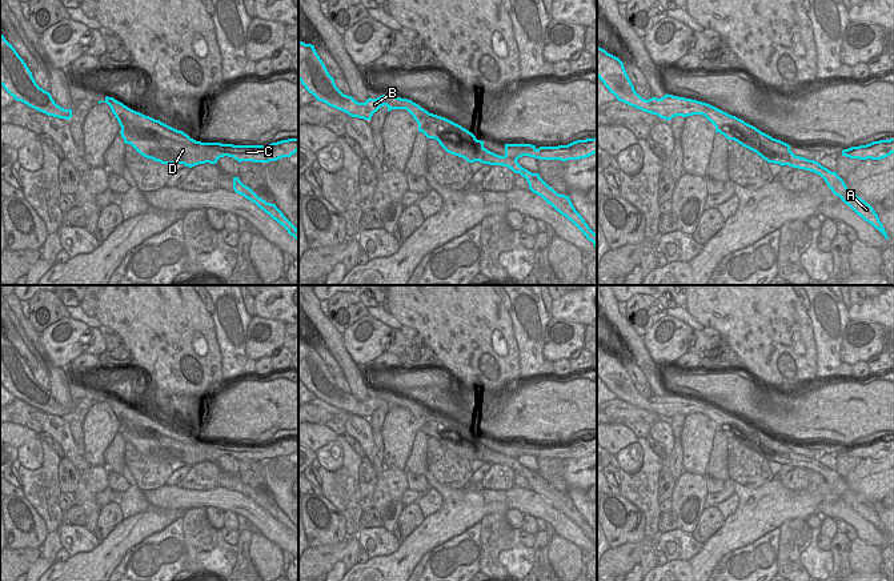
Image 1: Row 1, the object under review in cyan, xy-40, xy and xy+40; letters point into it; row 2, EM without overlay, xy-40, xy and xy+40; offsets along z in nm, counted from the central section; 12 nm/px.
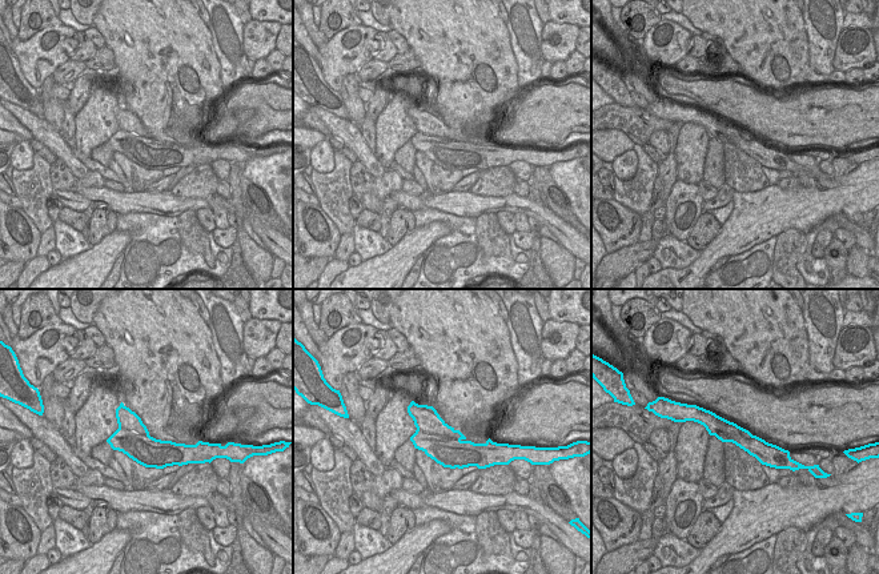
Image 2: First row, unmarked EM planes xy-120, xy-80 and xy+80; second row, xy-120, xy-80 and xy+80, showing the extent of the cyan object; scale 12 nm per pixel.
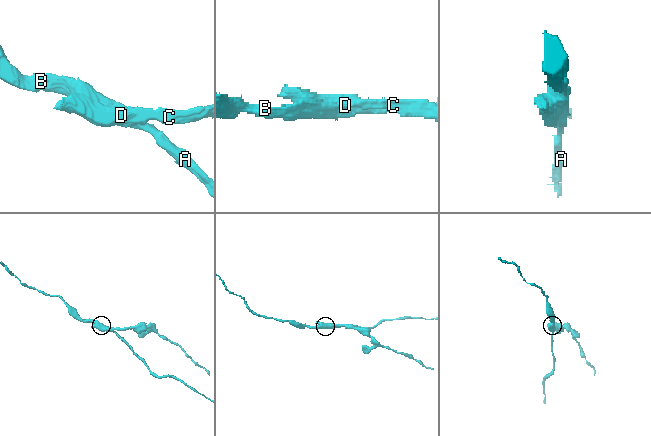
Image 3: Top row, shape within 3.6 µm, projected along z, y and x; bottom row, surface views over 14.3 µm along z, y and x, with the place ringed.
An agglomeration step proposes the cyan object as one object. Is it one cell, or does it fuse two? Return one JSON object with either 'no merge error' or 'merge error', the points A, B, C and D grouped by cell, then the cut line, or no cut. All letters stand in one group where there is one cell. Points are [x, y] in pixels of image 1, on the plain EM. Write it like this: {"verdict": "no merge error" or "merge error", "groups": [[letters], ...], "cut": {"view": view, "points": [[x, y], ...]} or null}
{"verdict": "merge error", "groups": [["A", "B"], ["C", "D"]], "cut": {"view": "xy-40", "points": [[121, 429], [128, 429], [136, 436], [191, 440]]}}

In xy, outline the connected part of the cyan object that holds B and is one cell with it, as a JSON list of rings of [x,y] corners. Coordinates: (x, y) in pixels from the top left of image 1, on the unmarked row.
[[[298,340],[298,378],[305,388],[312,392],[316,398],[326,404],[348,412],[352,416],[370,418],[373,412],[386,404],[388,410],[392,408],[406,408],[418,422],[418,430],[422,430],[428,437],[437,440],[449,440],[454,444],[462,441],[478,442],[478,460],[489,464],[502,464],[520,472],[526,477],[529,488],[541,494],[557,510],[570,518],[584,534],[597,546],[597,533],[589,526],[582,514],[573,505],[569,494],[557,492],[550,486],[538,472],[532,472],[522,466],[517,458],[496,453],[484,445],[484,440],[461,424],[429,412],[418,402],[408,397],[382,393],[377,397],[368,397],[365,401],[356,400],[352,394],[344,393],[334,382],[334,377],[329,373],[325,362],[317,353],[314,344]]]

